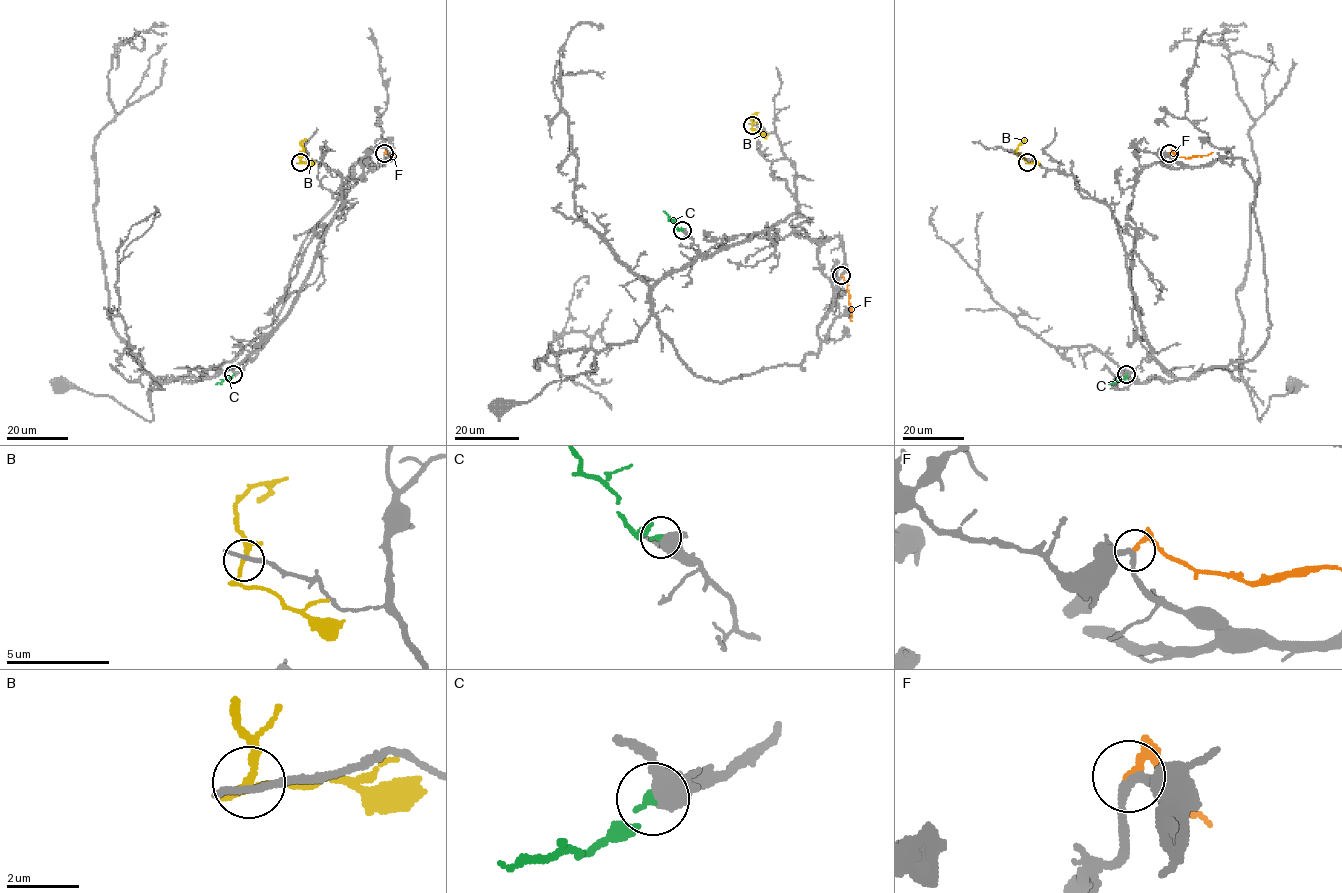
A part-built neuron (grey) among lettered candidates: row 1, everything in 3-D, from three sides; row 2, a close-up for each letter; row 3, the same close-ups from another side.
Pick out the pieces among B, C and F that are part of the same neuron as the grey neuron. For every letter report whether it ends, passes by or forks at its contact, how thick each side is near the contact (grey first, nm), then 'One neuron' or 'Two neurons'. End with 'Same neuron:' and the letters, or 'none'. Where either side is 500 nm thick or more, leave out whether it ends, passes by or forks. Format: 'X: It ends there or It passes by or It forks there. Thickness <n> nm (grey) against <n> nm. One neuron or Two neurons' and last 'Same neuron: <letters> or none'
B: It passes by. Thickness 240 nm (grey) against 180 nm. Two neurons
C: It ends there. Thickness 440 nm (grey) against 170 nm. Two neurons
F: It ends there. Thickness 280 nm (grey) against 200 nm. Two neurons
Same neuron: none

